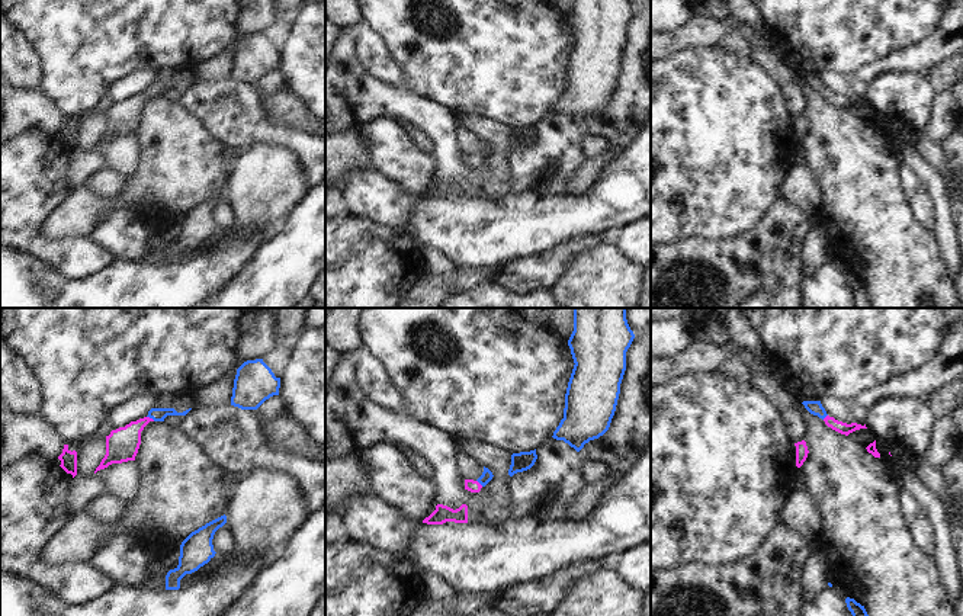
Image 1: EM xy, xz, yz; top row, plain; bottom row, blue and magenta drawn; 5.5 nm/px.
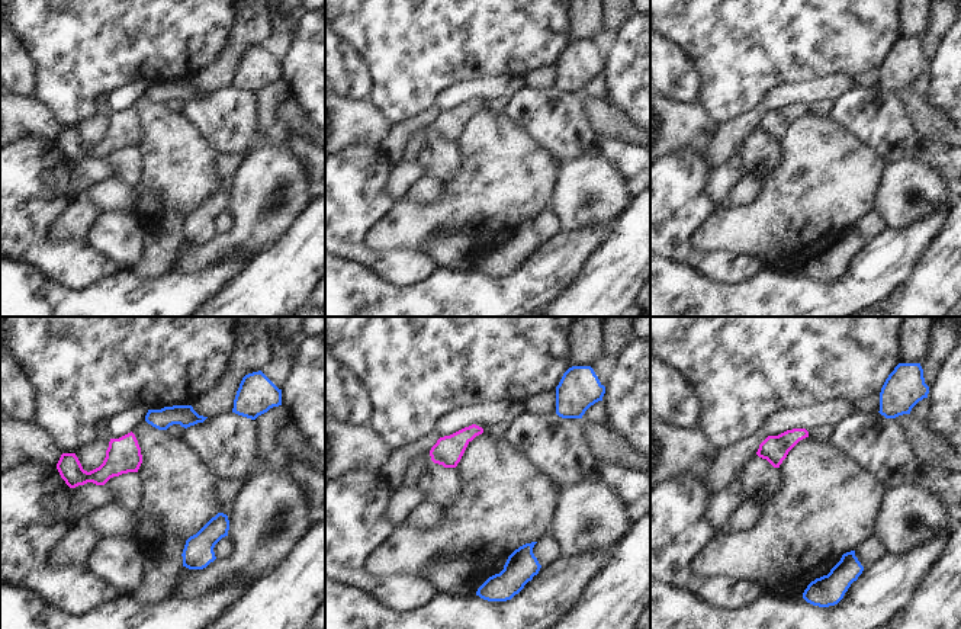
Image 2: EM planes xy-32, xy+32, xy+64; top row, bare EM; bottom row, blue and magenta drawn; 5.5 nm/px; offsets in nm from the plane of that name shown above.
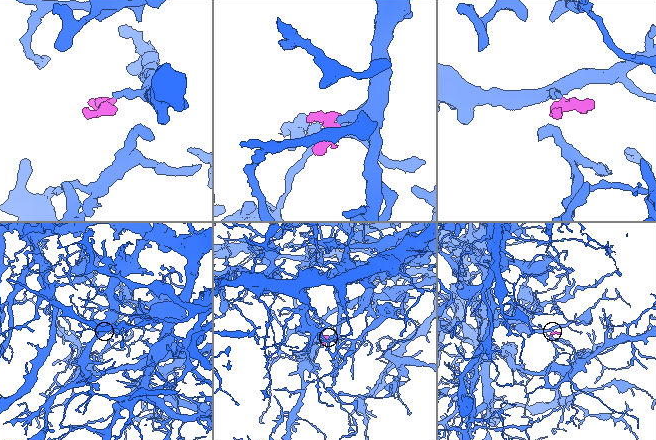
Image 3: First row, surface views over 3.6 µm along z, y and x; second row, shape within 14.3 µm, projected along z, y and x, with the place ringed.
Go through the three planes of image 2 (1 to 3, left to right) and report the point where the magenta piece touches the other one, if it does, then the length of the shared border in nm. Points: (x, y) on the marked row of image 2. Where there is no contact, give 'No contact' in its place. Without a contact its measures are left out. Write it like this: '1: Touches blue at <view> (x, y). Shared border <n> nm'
1: No contact
2: No contact
3: No contact

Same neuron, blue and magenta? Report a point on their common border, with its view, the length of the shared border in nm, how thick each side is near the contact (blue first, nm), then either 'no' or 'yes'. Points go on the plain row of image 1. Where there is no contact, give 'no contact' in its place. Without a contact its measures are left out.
contact xy (151, 92); length 50 nm; calibres 80 and 180 nm; yes

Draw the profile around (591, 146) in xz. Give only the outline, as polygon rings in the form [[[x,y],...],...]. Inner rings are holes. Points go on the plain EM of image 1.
[[[581,134],[580,147],[585,160],[596,158],[611,148],[607,139],[596,134]]]

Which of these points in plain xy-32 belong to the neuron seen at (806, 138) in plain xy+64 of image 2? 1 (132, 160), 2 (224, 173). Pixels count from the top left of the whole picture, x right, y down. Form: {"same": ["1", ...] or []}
{"same": []}

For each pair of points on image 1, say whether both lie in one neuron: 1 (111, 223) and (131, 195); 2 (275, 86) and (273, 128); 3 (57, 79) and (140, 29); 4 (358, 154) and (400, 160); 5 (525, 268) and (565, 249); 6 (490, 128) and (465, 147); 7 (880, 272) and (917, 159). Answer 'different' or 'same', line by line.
1: different
2: different
3: same
4: different
5: same
6: different
7: different

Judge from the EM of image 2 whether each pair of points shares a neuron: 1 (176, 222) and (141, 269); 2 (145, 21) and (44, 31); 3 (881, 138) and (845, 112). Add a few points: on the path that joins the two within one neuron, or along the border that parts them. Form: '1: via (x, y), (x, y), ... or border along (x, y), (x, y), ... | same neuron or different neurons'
1: via (169, 234), (153, 257) | same neuron
2: via (121, 21), (68, 21) | same neuron
3: via (873, 130), (854, 112) | same neuron

